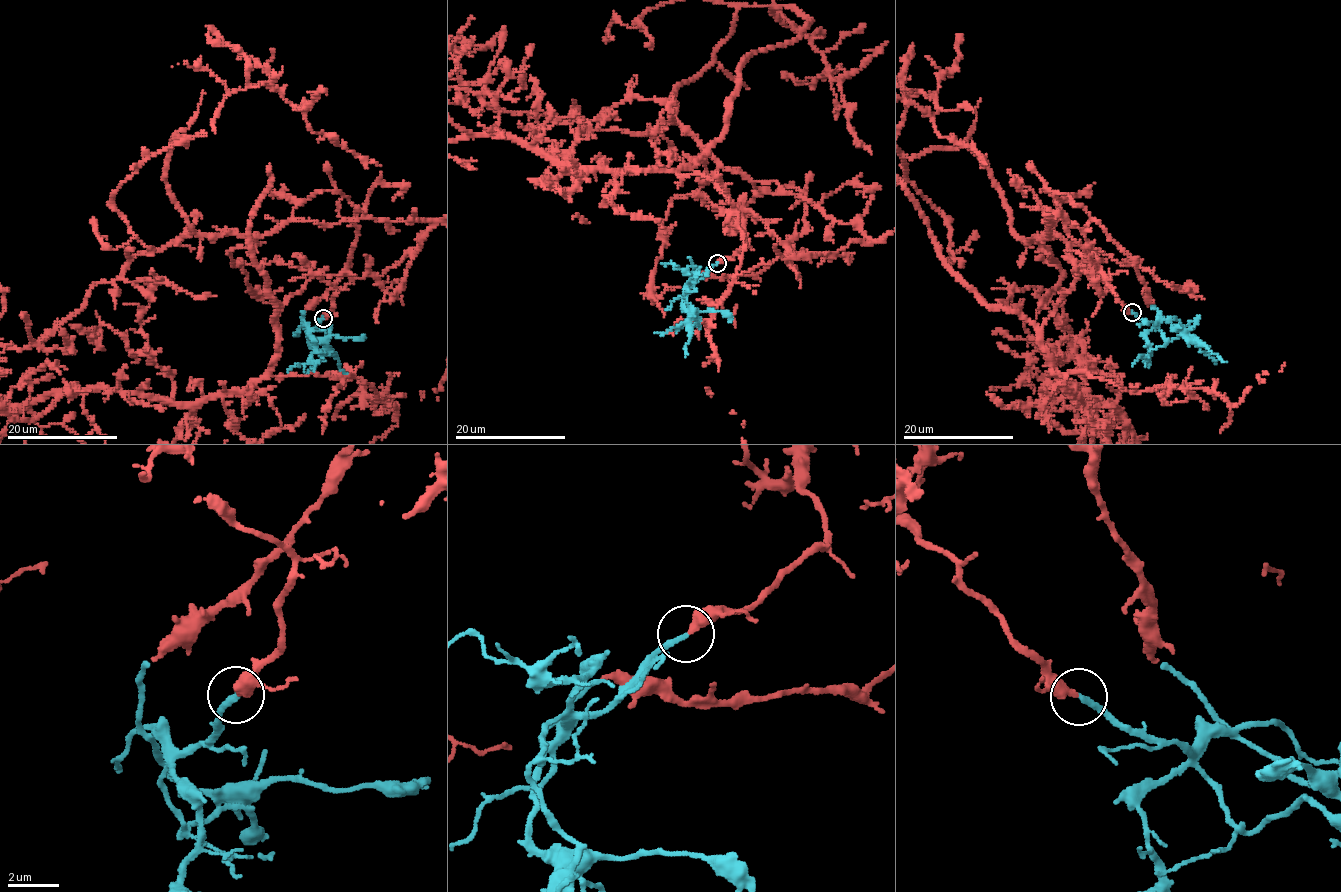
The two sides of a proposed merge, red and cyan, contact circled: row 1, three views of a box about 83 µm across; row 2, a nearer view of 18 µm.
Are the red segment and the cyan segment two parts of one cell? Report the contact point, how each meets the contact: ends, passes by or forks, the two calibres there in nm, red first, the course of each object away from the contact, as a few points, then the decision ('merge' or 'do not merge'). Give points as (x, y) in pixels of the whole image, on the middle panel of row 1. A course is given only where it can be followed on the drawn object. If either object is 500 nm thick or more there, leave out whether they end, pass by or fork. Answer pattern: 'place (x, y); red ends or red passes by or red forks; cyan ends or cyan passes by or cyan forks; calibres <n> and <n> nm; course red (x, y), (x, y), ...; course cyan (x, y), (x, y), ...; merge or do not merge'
place (717, 263); red ends; cyan ends; calibres 400 and 240 nm; course red (717, 263), (747, 236), (697, 162), (678, 173), (711, 178), (743, 238), (708, 390); course cyan (717, 263), (686, 289), (684, 308), (689, 315), (689, 331), (684, 347), (686, 356); merge

